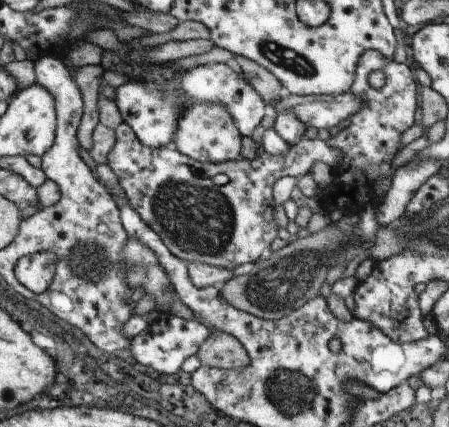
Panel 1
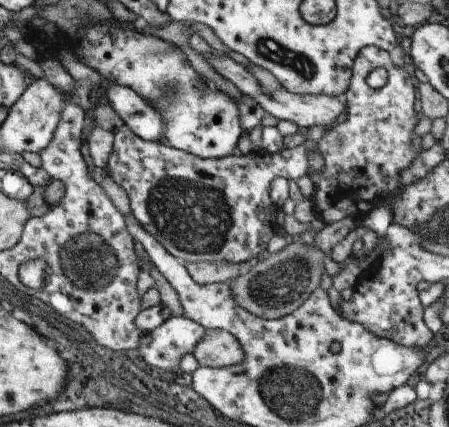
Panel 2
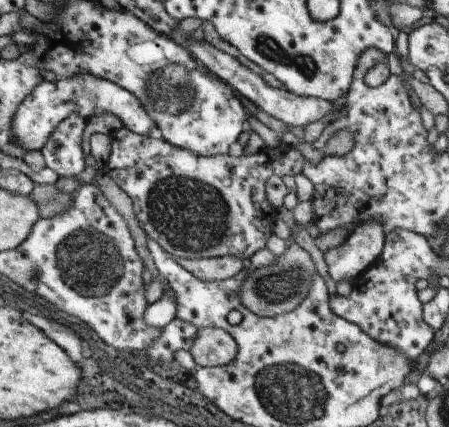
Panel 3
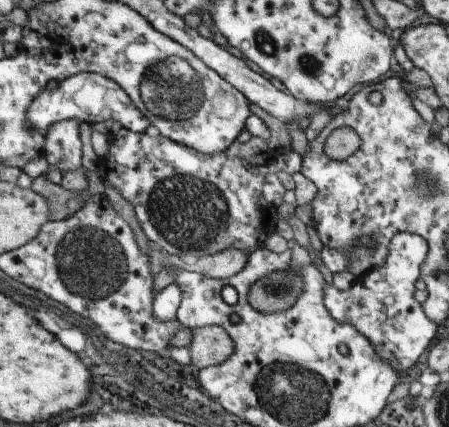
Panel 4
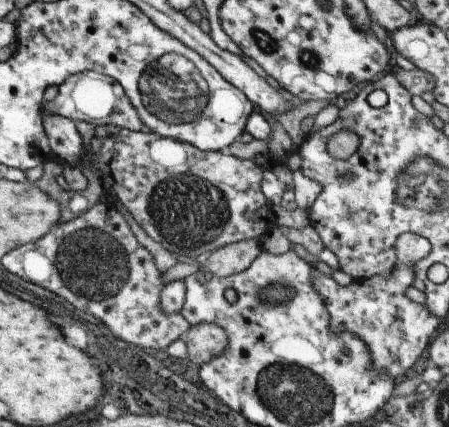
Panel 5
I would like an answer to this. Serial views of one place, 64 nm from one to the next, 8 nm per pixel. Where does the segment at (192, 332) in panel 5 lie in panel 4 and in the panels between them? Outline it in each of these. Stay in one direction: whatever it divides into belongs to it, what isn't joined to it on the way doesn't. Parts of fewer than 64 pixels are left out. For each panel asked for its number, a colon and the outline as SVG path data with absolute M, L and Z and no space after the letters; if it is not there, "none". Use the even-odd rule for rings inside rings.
4: M203 326L191 330L189 356L197 370L225 362L235 350L231 336L221 326Z

